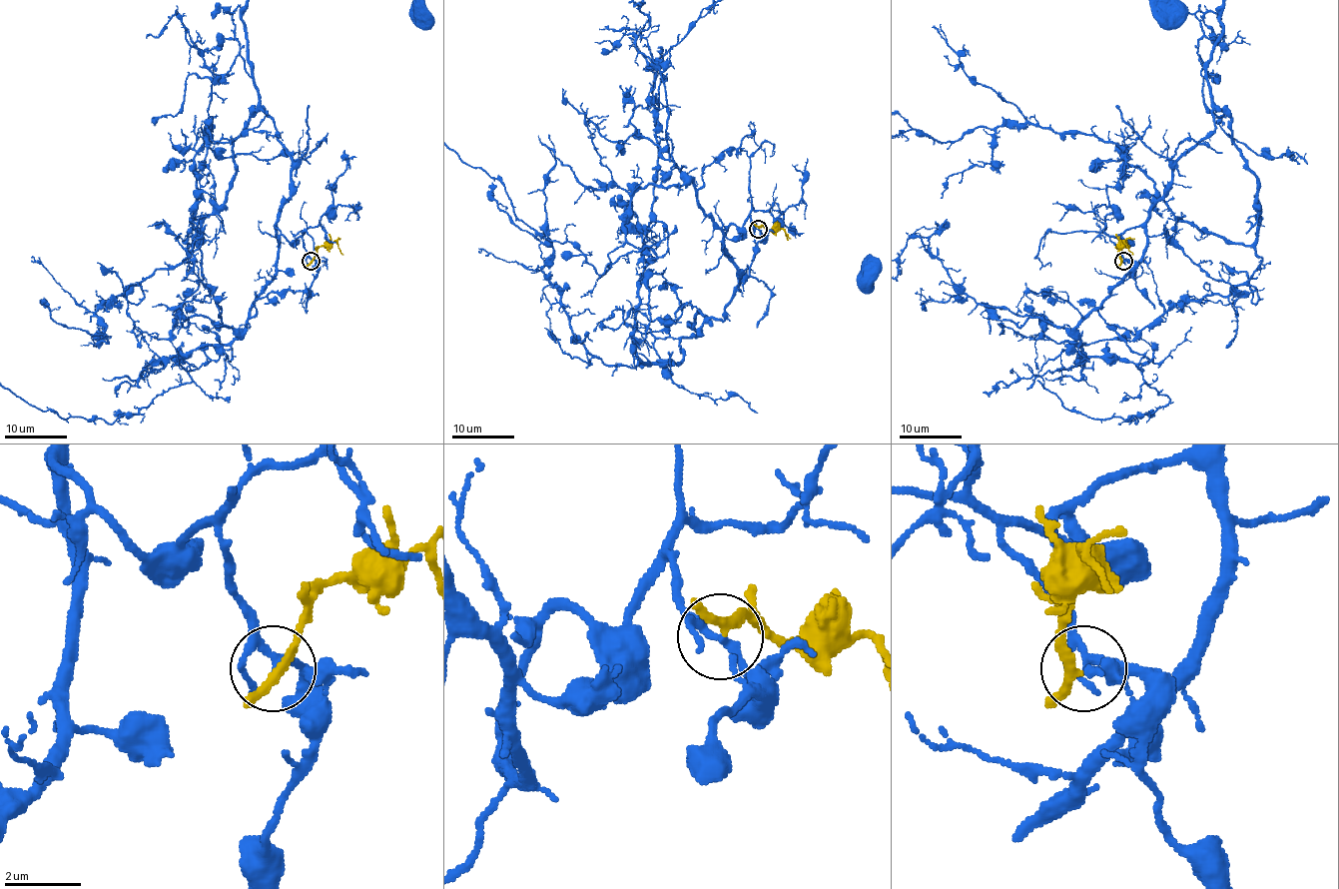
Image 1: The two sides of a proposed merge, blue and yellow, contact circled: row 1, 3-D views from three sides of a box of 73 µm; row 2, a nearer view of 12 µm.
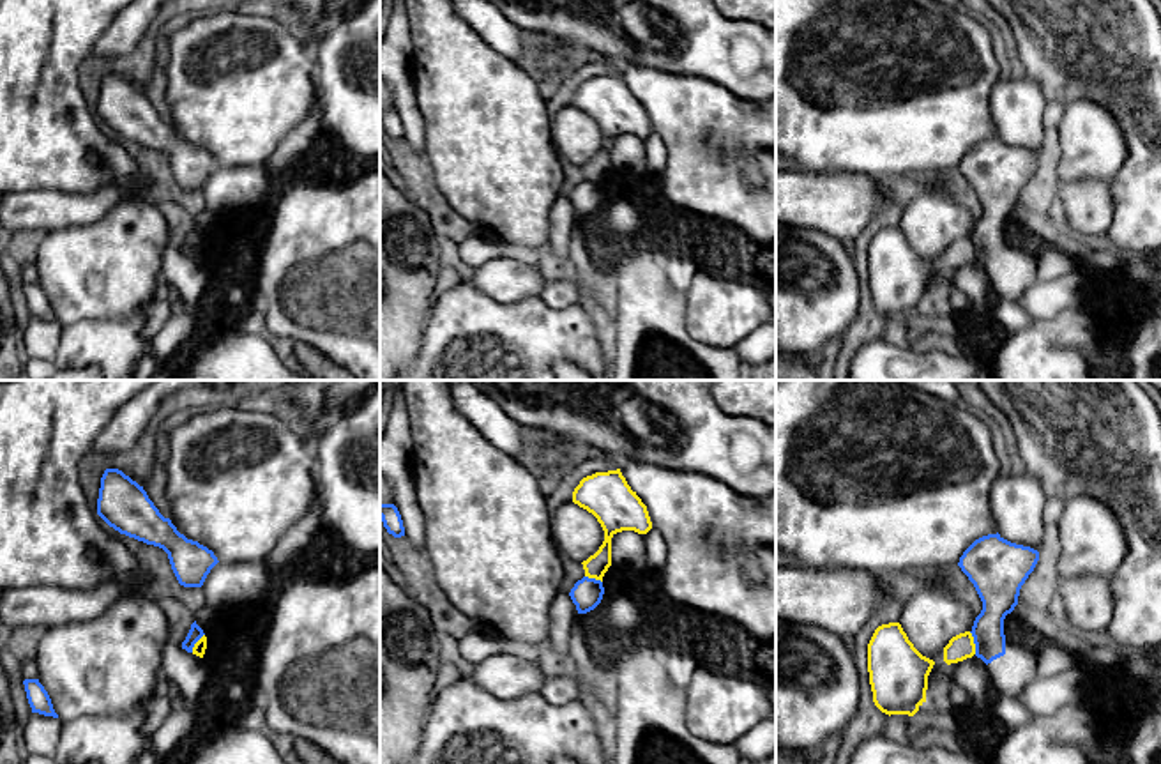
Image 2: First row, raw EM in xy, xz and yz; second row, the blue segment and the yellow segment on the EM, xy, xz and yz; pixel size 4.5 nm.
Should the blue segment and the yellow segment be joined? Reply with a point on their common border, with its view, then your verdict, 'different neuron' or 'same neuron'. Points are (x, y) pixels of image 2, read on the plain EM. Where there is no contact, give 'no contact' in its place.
yz (974, 246) | different neuron

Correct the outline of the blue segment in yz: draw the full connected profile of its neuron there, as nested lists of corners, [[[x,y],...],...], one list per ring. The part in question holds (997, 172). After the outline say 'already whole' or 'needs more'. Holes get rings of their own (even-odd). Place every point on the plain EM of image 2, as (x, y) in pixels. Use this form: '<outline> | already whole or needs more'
[[[998,136],[975,143],[960,161],[958,170],[983,205],[970,237],[975,260],[986,269],[1005,258],[1004,223],[1018,209],[1020,193],[1037,164],[1037,154],[1011,147]]] | already whole

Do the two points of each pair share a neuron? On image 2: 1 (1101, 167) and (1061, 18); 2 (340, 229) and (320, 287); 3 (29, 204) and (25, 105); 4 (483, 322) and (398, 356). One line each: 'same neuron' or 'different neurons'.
1: different neurons
2: same neuron
3: different neurons
4: different neurons

